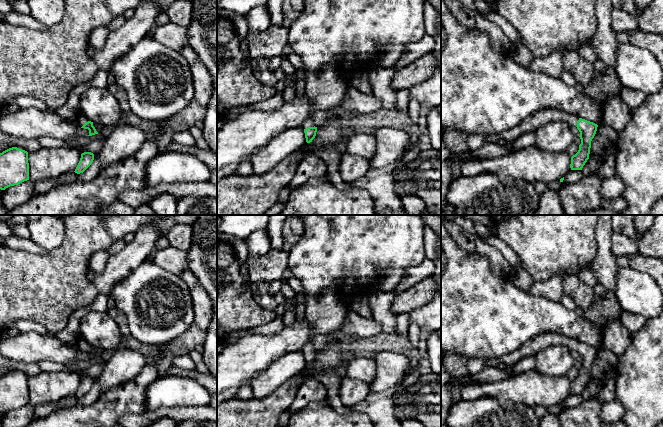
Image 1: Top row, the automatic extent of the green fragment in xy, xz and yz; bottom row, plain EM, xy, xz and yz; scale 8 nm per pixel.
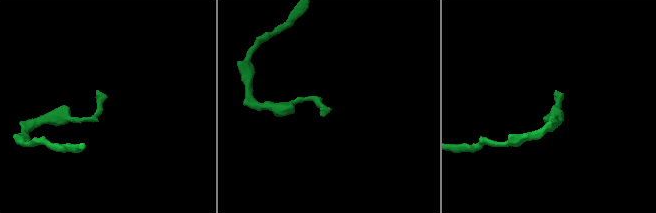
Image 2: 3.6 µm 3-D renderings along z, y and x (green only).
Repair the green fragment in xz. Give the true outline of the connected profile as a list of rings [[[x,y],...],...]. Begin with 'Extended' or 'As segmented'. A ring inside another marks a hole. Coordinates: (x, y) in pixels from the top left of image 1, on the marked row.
Extended. [[[312,116],[308,117],[302,124],[301,128],[304,130],[306,142],[310,143],[316,136],[317,127],[314,126]]]

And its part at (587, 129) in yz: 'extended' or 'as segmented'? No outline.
extended

